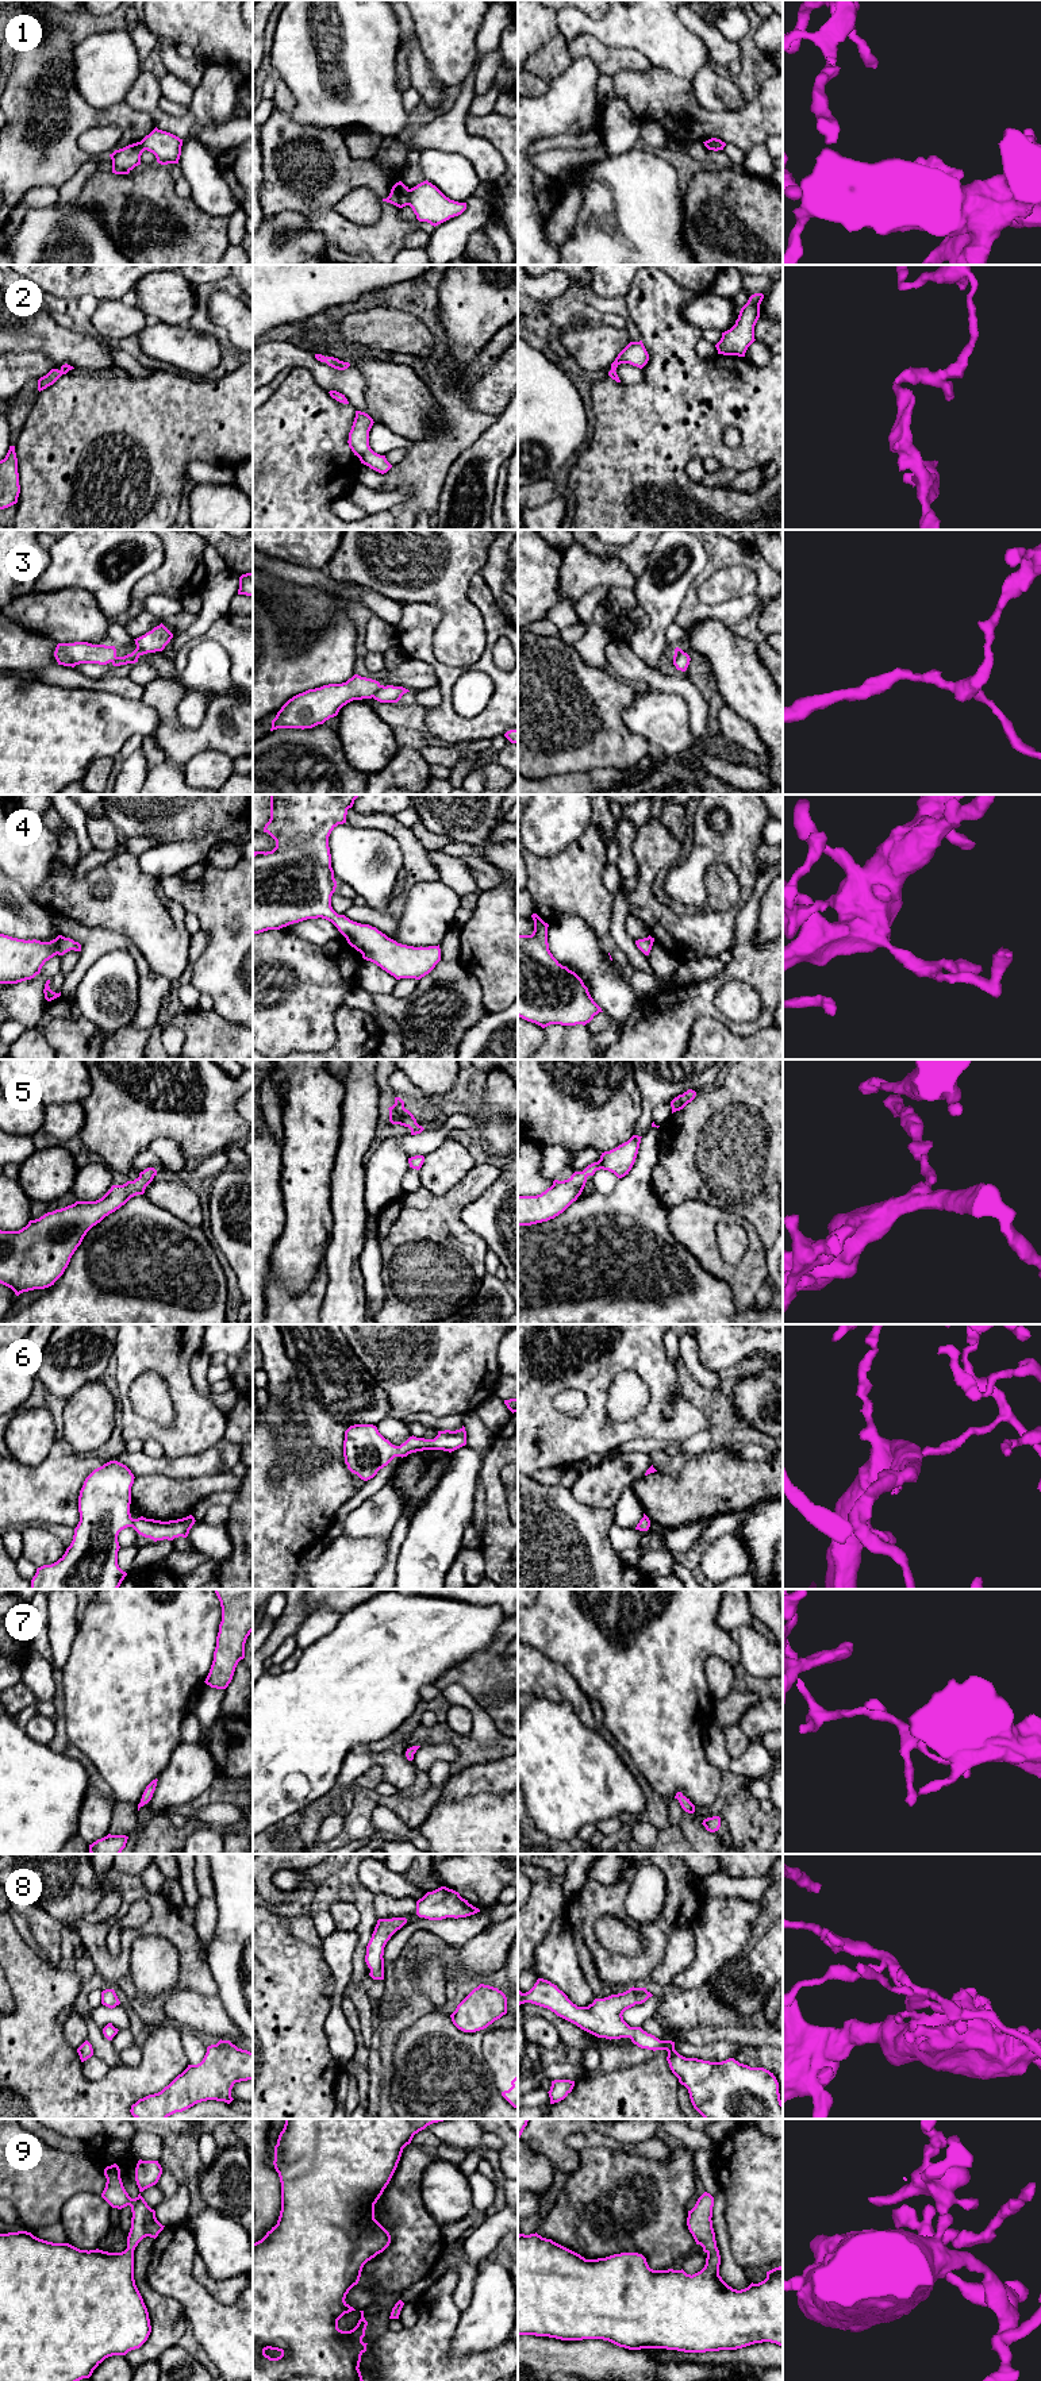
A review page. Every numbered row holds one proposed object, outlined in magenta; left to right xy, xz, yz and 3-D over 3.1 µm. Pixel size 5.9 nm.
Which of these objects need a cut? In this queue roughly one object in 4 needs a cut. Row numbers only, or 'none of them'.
1, 3

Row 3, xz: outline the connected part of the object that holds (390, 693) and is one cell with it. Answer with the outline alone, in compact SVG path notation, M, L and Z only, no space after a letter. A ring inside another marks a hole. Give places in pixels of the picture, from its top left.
M380 685L380 688L374 692L373 699L380 703L397 703L407 692L410 691L403 686Z

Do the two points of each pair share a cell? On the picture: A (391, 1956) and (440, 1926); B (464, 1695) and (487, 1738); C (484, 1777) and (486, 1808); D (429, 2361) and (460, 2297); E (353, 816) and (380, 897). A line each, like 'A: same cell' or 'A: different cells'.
A: same cell
B: same cell
C: different cells
D: different cells
E: different cells

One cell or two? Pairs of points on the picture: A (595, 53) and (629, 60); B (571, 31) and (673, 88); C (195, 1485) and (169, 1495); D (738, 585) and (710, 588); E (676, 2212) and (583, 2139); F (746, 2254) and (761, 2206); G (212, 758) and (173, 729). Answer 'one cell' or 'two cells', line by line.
A: one cell
B: two cells
C: one cell
D: one cell
E: two cells
F: one cell
G: two cells

